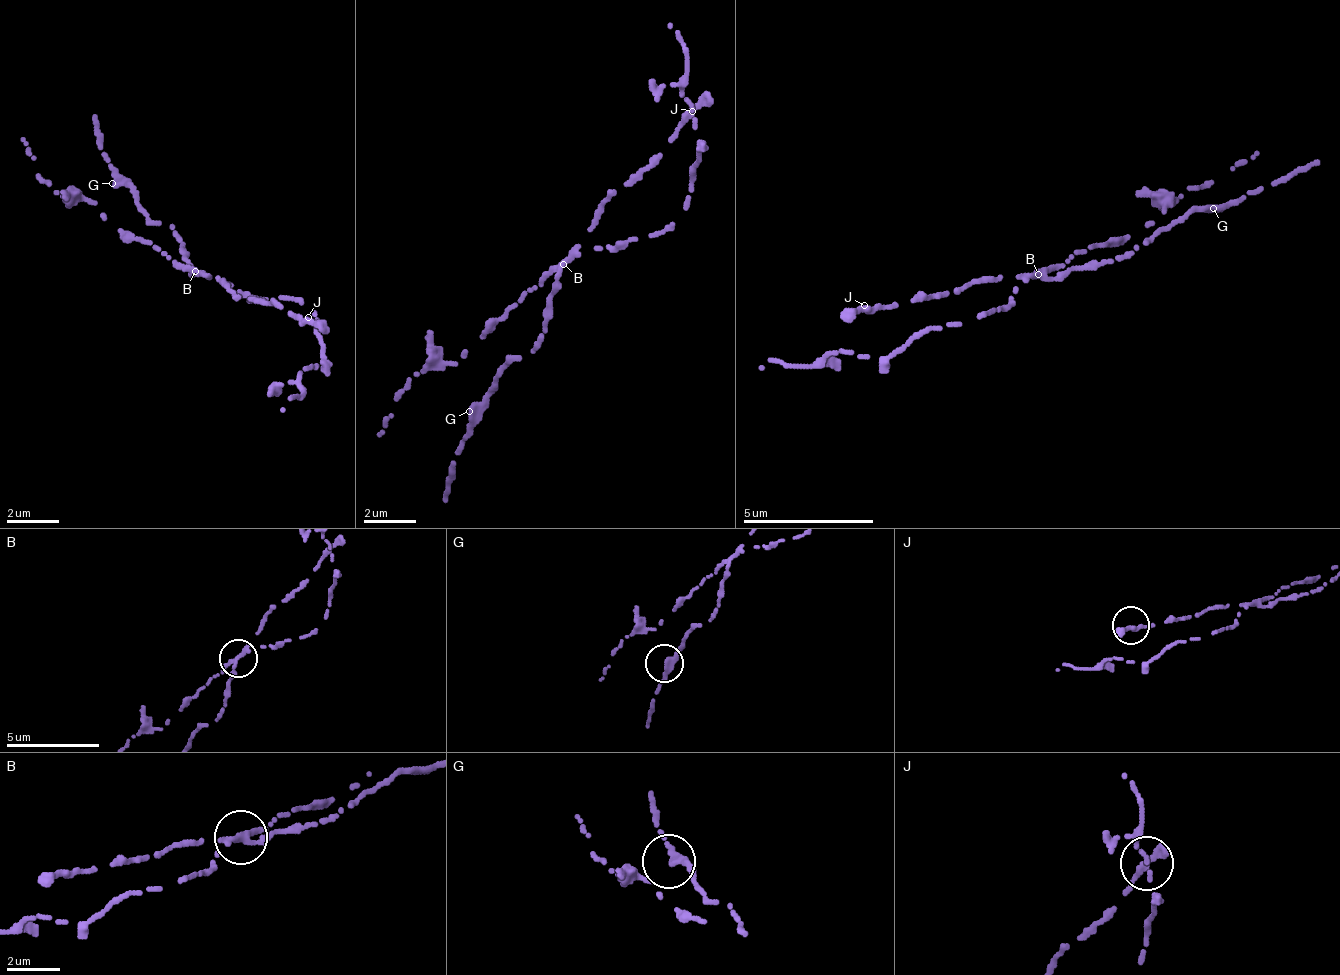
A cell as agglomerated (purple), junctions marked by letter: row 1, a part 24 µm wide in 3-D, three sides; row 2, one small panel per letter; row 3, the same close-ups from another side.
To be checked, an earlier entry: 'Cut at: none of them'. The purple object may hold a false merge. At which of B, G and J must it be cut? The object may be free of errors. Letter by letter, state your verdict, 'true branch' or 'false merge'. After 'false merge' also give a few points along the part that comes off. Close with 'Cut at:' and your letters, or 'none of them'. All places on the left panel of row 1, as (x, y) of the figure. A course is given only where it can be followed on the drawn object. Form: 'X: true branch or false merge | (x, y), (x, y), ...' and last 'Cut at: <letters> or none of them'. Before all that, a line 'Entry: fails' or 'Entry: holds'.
Entry: fails
B: false merge | (194, 269), (243, 295), (287, 299), (316, 316), (323, 363), (305, 368), (302, 394), (284, 411)
G: true branch
J: true branch
Cut at: B

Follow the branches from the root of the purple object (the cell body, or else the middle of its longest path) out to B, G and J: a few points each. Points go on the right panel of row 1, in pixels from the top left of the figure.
B: (1017, 285), (1033, 279), (1040, 272)
G: (1017, 285), (1067, 277), (1074, 269), (1094, 270), (1101, 262), (1120, 262), (1164, 227), (1213, 208)
J: (1017, 285), (1025, 282), (1019, 276), (978, 278), (964, 287), (913, 298), (899, 308), (871, 310), (864, 305)

